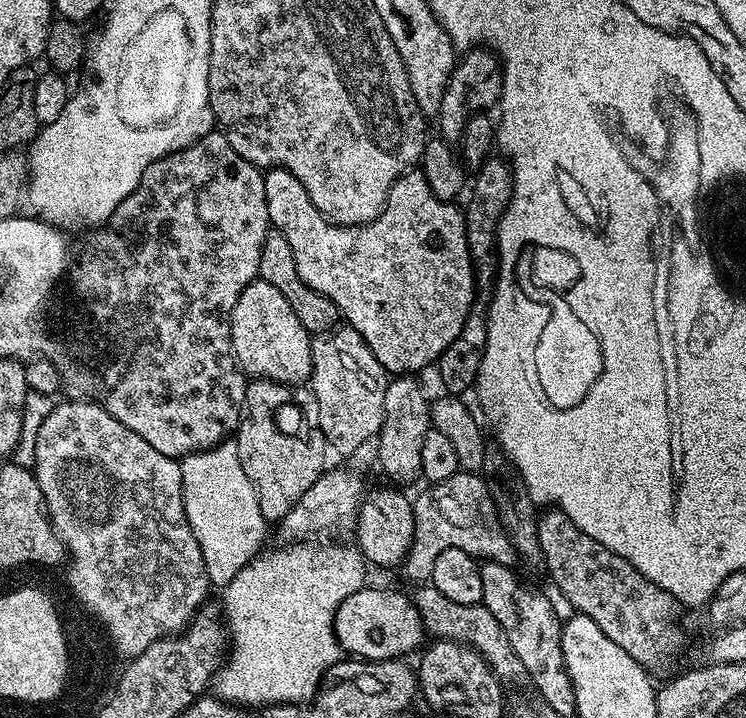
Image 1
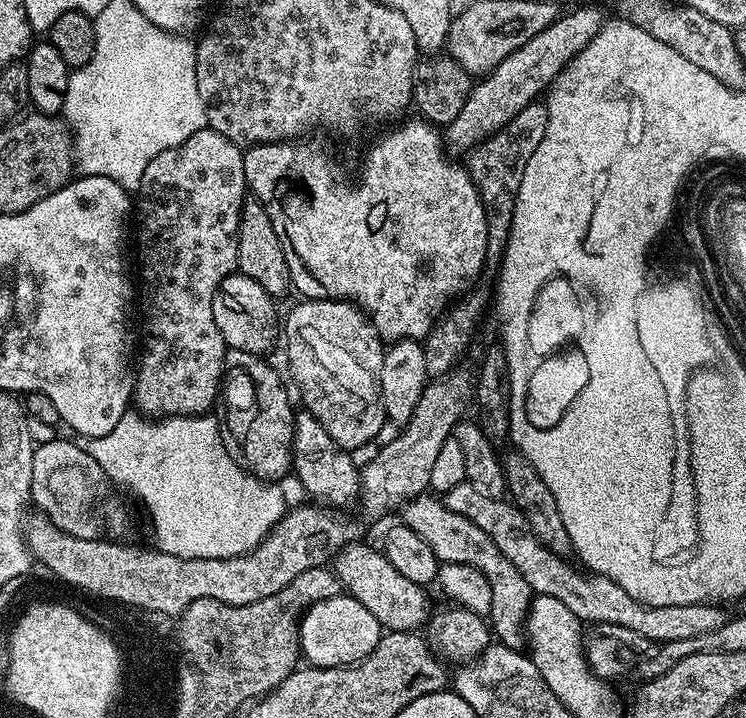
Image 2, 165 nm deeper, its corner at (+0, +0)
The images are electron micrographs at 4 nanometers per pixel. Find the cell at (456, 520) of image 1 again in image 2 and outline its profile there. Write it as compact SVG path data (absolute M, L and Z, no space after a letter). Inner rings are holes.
M467 482L443 493L442 499L447 508L468 516L470 522L474 522L481 530L486 530L490 538L494 538L494 546L498 546L498 550L502 550L502 554L506 554L506 558L510 558L510 562L518 566L522 578L526 578L535 595L558 598L558 602L563 602L570 606L570 610L574 610L581 622L587 622L589 625L626 626L626 630L634 630L634 634L642 634L658 642L676 642L678 638L694 638L698 634L708 634L710 630L716 630L725 622L726 613L720 608L715 608L715 603L712 602L690 606L646 606L630 598L630 594L626 594L626 590L622 590L618 582L610 582L610 578L605 576L589 574L575 563L572 565L571 559L559 556L554 550L547 548L536 537L524 515L516 509L516 505L507 499L486 498Z

